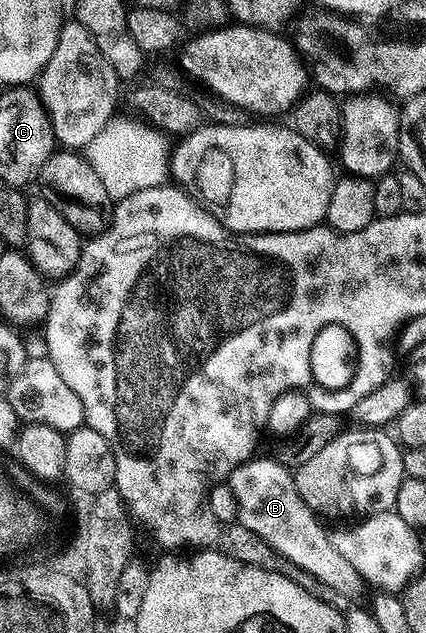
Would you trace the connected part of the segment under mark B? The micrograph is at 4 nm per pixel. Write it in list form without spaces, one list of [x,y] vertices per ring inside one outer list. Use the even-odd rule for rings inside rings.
[[[279,460],[276,461],[243,461],[227,474],[226,484],[237,501],[235,520],[260,536],[278,556],[314,575],[326,586],[355,598],[356,584],[361,584],[362,578],[336,550],[336,541],[328,538],[327,531],[320,526],[321,518],[303,501],[293,474]]]

